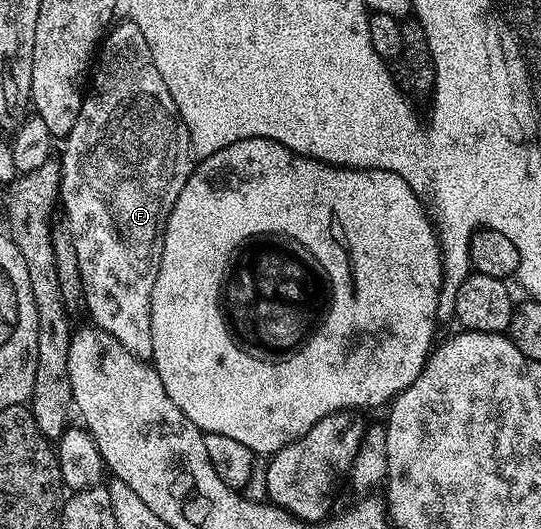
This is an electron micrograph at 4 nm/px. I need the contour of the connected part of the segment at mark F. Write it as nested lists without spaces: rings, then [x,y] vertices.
[[[119,21],[103,37],[96,62],[92,74],[94,83],[89,83],[84,109],[79,112],[70,134],[64,138],[66,147],[60,157],[60,206],[63,211],[66,209],[65,225],[72,232],[76,256],[80,259],[84,310],[90,313],[89,321],[108,332],[108,336],[120,340],[132,356],[150,360],[154,357],[152,284],[156,284],[156,272],[160,272],[166,221],[192,169],[190,137],[176,108],[176,100],[172,100],[172,92],[168,92],[168,84],[164,84],[164,76],[160,76],[160,68],[156,68],[156,60],[152,60],[148,40],[144,40],[144,32],[140,32],[136,24]]]

